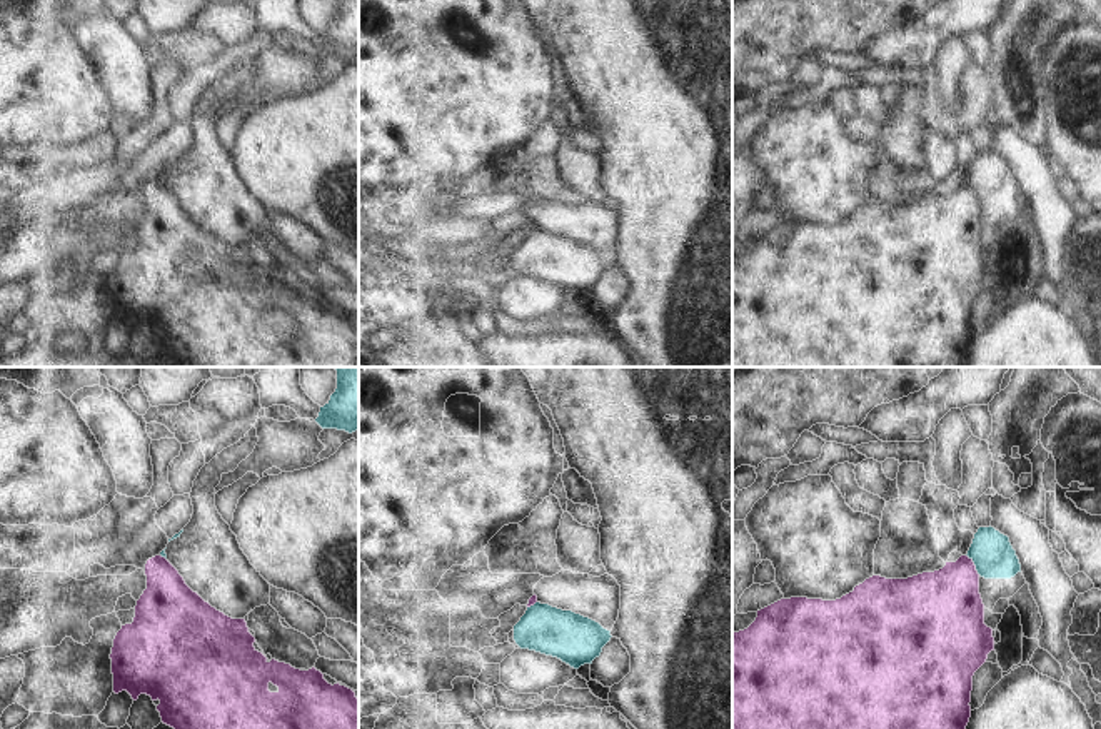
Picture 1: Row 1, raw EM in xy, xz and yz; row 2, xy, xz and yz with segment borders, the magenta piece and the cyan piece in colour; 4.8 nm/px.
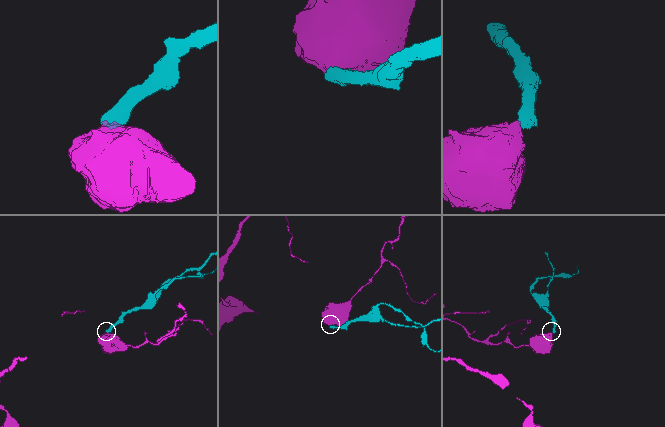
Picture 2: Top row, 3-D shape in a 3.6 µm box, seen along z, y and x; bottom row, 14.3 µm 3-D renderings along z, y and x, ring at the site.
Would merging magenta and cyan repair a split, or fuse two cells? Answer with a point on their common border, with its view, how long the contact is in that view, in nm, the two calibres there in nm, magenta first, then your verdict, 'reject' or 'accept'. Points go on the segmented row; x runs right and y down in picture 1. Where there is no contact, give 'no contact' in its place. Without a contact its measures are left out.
meets magenta in yz at (973, 564); contact 120 nm long; 360 nm thick on the magenta side, 200 nm on the other; reject

